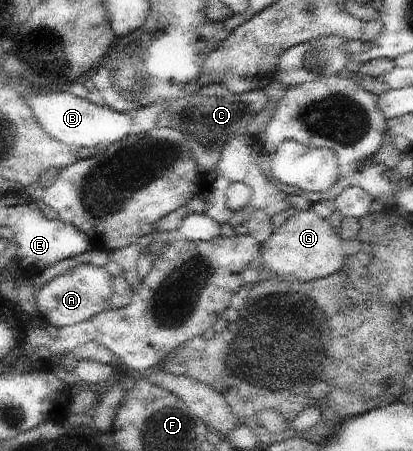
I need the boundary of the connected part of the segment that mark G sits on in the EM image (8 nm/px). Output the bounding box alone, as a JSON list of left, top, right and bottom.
[261,208,347,282]

